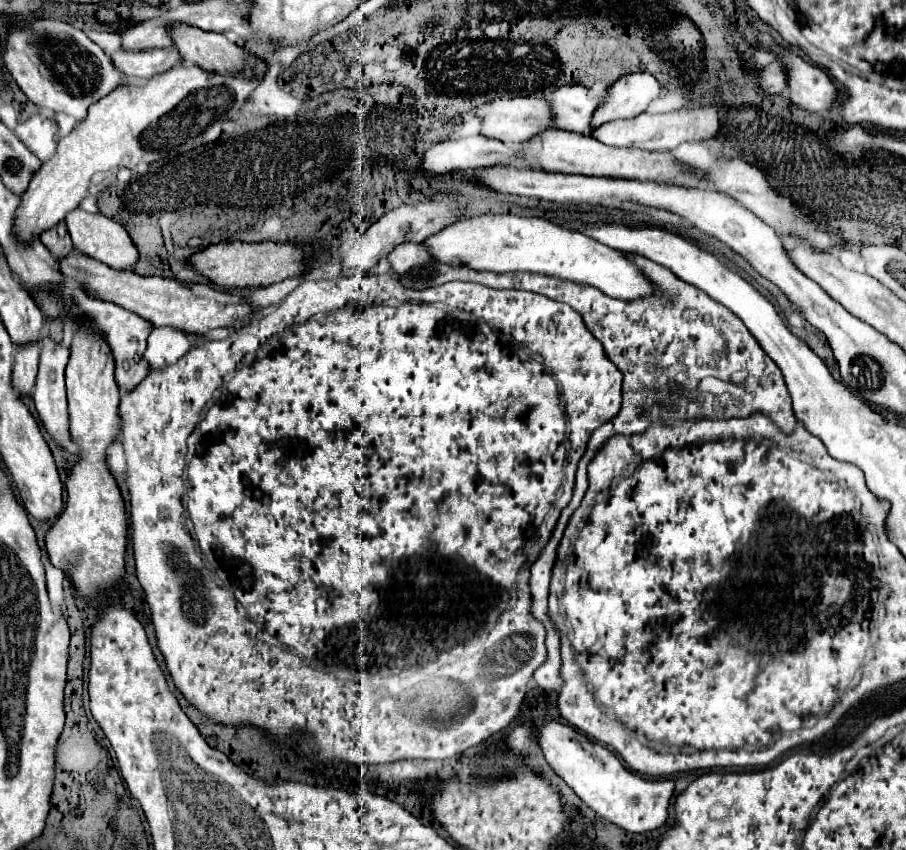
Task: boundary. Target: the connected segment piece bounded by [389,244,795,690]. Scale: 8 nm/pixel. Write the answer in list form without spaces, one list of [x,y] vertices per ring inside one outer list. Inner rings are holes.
[[[401,244],[389,254],[391,270],[395,272],[395,276],[399,278],[399,282],[403,286],[413,288],[413,290],[441,286],[451,280],[463,280],[463,282],[479,282],[479,284],[495,288],[495,290],[503,290],[503,288],[529,290],[529,292],[543,294],[551,300],[569,304],[575,312],[579,312],[583,316],[589,332],[603,344],[607,358],[623,374],[623,404],[625,406],[621,406],[621,410],[615,418],[611,418],[609,422],[605,422],[601,428],[597,428],[591,434],[591,438],[587,442],[587,450],[577,466],[573,498],[563,508],[547,546],[541,550],[541,556],[531,566],[531,578],[529,578],[531,614],[541,624],[545,624],[545,630],[547,630],[547,640],[545,640],[547,660],[533,674],[533,680],[543,690],[557,690],[561,686],[559,640],[557,640],[557,632],[553,630],[553,624],[547,616],[549,572],[553,568],[557,544],[563,536],[567,520],[573,514],[573,510],[579,506],[581,496],[587,488],[587,464],[591,462],[595,452],[601,448],[601,444],[615,434],[645,432],[645,428],[653,420],[677,424],[681,420],[697,420],[697,418],[747,418],[751,412],[763,412],[787,434],[793,430],[793,424],[795,424],[795,416],[791,410],[791,398],[785,388],[783,374],[777,368],[777,364],[763,352],[763,348],[757,344],[757,340],[745,328],[745,324],[729,308],[711,300],[699,288],[693,288],[691,284],[677,280],[667,268],[661,268],[659,264],[655,264],[643,256],[633,256],[633,260],[637,260],[637,264],[641,264],[645,268],[645,272],[649,272],[649,276],[653,276],[653,284],[661,284],[661,288],[665,288],[667,292],[677,292],[681,296],[681,304],[667,306],[667,304],[661,304],[661,300],[621,302],[621,300],[605,296],[603,292],[597,292],[595,288],[557,280],[557,278],[543,276],[543,274],[531,274],[531,272],[493,274],[493,272],[477,272],[477,270],[469,270],[469,268],[449,268],[449,266],[437,264],[423,250],[423,244]],[[687,308],[699,312],[697,320],[683,318],[683,312]],[[709,376],[714,377],[714,384],[718,385],[717,389],[721,390],[721,394],[713,396],[713,398],[703,398],[703,394],[697,392],[697,386],[699,386],[699,382]]]

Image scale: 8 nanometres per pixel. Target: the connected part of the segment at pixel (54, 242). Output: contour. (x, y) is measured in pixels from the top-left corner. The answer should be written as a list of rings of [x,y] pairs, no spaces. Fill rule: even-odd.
[[[53,226],[49,230],[43,230],[41,232],[41,242],[47,244],[47,248],[51,250],[51,254],[55,258],[63,258],[63,256],[67,256],[73,250],[73,242],[71,242],[69,232],[65,236],[59,236],[57,226]]]

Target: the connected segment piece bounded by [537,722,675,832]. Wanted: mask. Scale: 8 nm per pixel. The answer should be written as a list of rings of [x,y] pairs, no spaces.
[[[543,722],[537,730],[537,744],[555,774],[561,776],[565,784],[601,818],[627,832],[651,832],[667,822],[675,788],[673,780],[645,780],[643,776],[627,770],[605,746],[593,744],[589,738],[565,724]]]

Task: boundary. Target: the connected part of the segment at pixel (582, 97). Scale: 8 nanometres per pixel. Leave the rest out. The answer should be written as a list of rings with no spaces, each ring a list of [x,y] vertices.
[[[563,86],[555,90],[547,102],[553,116],[553,128],[591,134],[589,116],[601,102],[601,96],[591,98],[589,88],[583,86]]]

